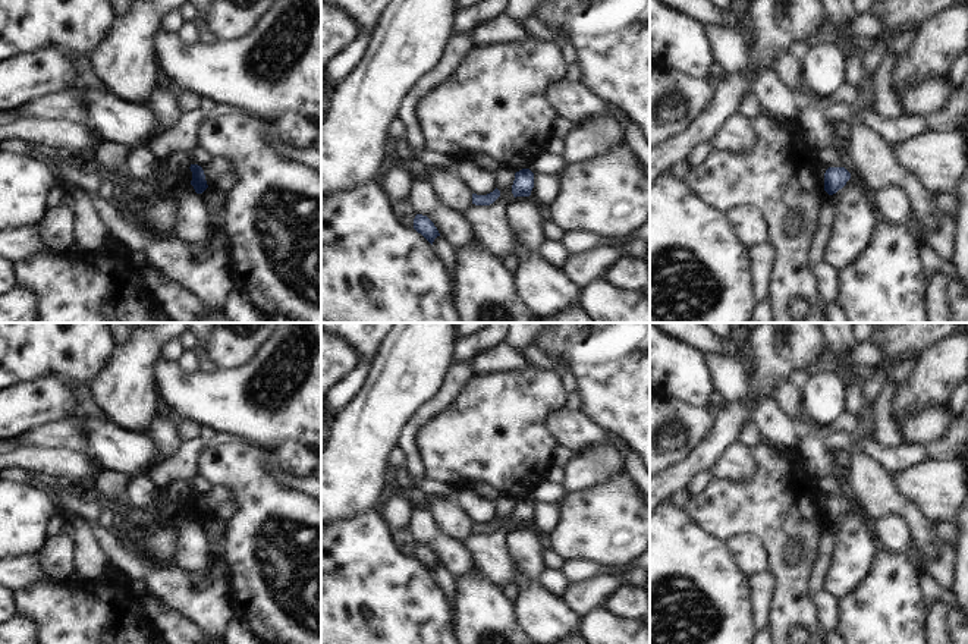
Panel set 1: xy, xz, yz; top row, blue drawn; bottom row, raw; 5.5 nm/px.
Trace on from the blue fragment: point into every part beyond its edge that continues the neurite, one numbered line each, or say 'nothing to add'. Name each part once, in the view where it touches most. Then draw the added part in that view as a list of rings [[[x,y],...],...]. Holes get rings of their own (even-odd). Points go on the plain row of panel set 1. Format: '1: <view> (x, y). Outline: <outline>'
nothing to add

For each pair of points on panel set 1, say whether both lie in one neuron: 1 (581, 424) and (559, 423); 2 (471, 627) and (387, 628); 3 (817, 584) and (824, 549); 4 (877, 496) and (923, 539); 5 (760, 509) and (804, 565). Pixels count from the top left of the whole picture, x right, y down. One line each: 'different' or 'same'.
1: same
2: different
3: same
4: same
5: same

